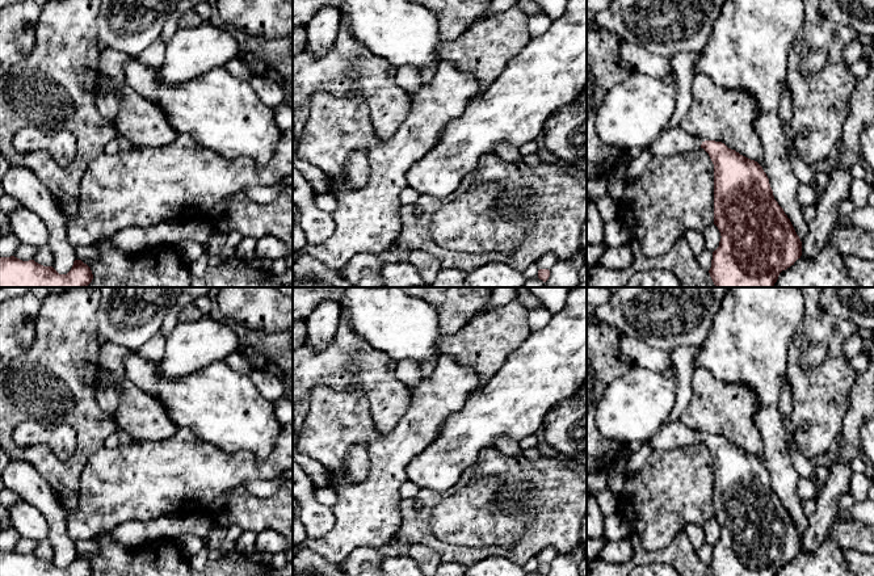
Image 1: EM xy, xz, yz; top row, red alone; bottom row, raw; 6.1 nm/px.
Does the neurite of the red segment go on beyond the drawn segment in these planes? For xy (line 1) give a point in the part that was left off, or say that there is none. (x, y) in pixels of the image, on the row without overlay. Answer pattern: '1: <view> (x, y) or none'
1: none

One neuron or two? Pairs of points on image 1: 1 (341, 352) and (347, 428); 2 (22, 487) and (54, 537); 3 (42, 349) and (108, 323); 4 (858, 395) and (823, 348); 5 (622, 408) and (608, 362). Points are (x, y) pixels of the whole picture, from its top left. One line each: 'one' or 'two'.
1: two
2: one
3: two
4: two
5: two

